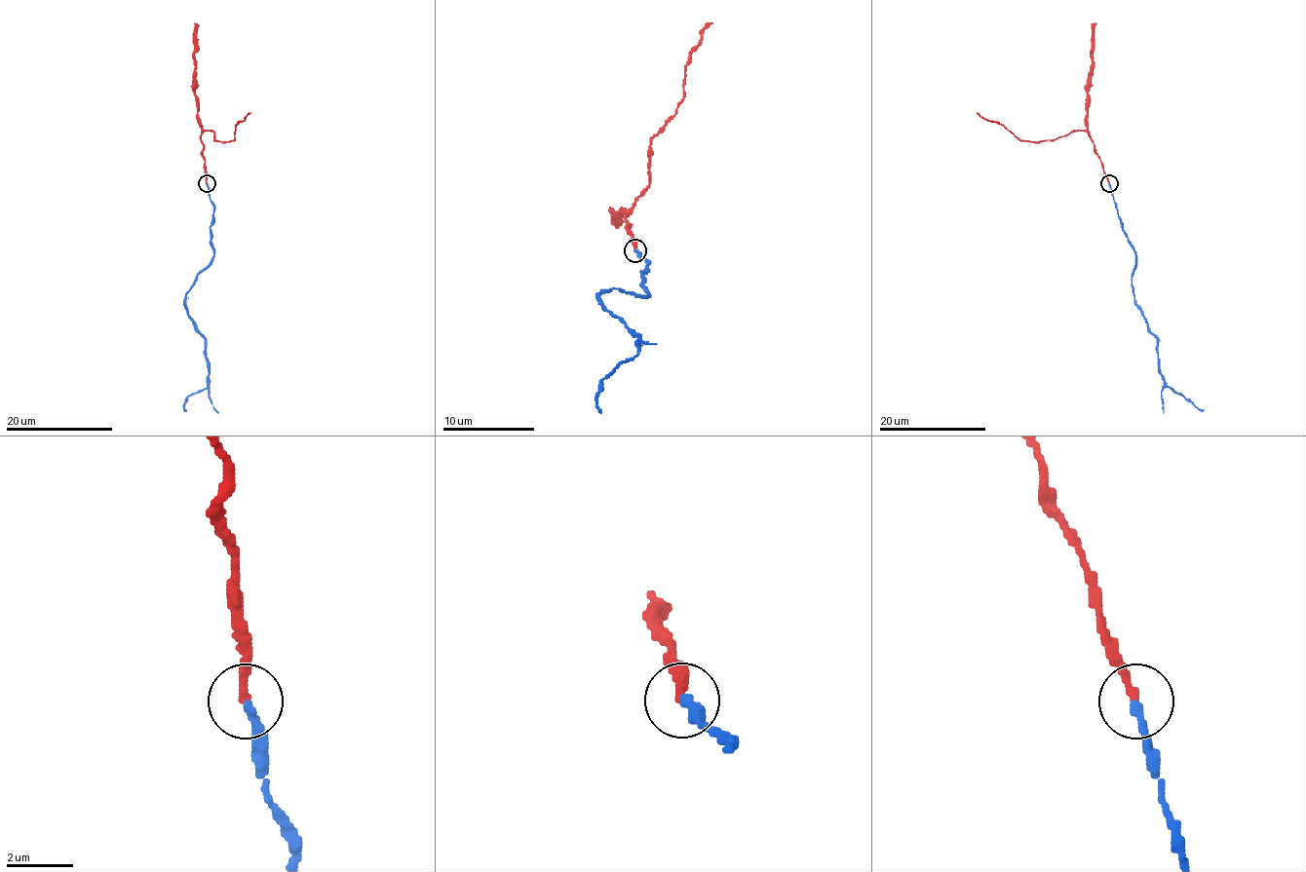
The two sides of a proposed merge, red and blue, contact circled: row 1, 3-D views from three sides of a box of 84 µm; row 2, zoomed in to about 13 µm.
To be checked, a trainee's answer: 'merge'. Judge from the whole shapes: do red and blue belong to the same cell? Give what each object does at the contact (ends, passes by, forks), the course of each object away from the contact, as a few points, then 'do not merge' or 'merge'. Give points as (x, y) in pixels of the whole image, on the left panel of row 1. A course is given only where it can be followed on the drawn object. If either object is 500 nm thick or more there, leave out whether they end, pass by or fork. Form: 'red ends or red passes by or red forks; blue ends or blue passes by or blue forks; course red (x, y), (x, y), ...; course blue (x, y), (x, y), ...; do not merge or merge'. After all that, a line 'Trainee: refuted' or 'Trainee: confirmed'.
red ends; blue ends; course red (207, 183), (201, 140), (204, 131), (211, 130), (214, 140), (229, 141), (235, 139), (235, 127), (250, 112); course blue (207, 183), (213, 209), (213, 259), (197, 276), (185, 305), (204, 338), (208, 386), (186, 398), (186, 410); merge
Trainee: confirmed

